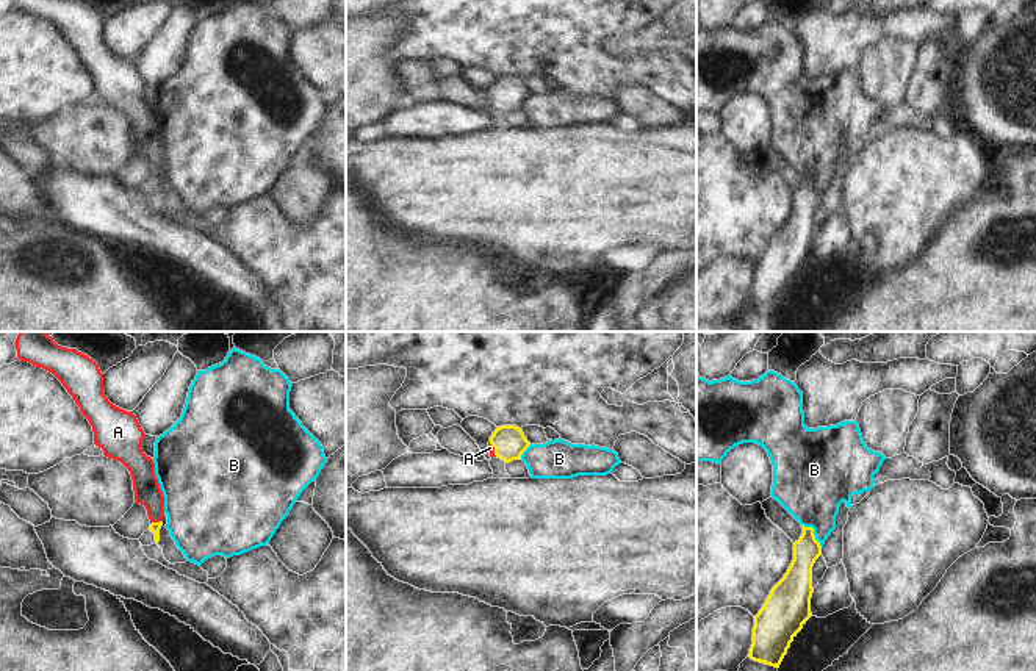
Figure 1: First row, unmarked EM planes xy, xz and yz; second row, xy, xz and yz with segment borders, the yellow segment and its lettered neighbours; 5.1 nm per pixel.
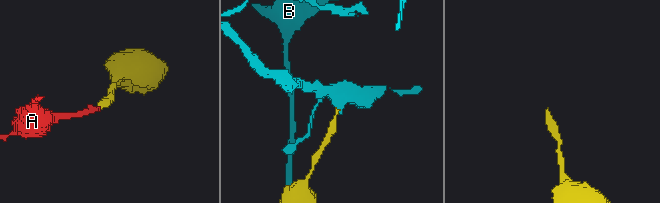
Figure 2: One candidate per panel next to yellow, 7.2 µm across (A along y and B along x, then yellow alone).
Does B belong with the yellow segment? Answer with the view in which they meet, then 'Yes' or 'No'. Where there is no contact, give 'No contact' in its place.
Touches yellow in yz. No

